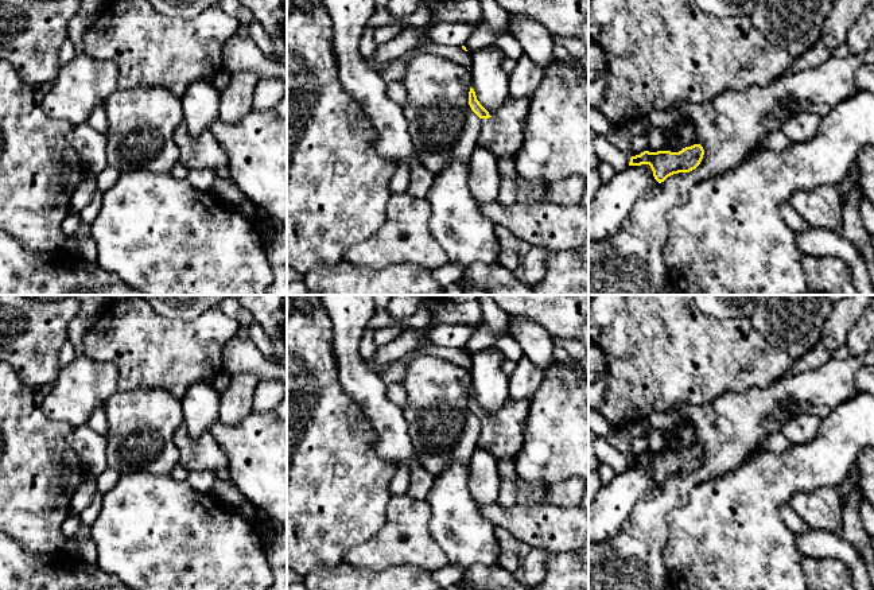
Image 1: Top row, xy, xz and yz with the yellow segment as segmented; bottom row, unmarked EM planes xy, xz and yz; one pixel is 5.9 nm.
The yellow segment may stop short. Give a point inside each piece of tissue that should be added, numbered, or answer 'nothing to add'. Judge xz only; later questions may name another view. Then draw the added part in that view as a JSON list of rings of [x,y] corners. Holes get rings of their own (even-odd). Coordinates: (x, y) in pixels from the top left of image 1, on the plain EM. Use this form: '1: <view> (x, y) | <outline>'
1: xz (502, 437) | [[[509,397],[496,418],[481,420],[477,447],[490,453],[497,462],[502,458],[514,458],[524,443],[529,405],[531,399]]]

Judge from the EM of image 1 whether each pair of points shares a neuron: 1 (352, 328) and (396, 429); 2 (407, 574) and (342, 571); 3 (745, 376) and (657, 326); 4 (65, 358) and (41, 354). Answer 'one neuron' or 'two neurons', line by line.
1: one neuron
2: one neuron
3: one neuron
4: two neurons

